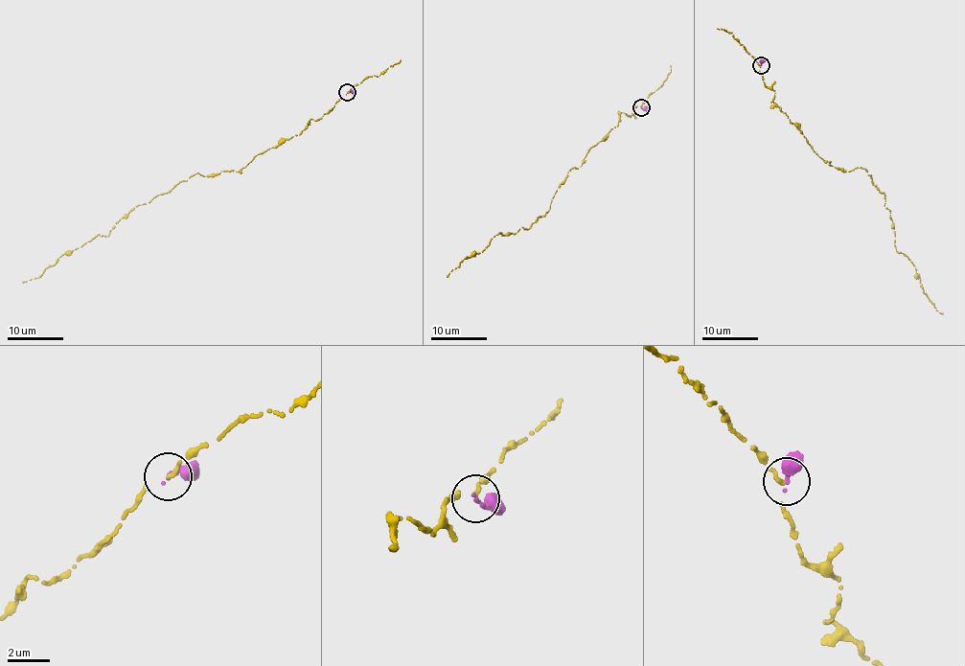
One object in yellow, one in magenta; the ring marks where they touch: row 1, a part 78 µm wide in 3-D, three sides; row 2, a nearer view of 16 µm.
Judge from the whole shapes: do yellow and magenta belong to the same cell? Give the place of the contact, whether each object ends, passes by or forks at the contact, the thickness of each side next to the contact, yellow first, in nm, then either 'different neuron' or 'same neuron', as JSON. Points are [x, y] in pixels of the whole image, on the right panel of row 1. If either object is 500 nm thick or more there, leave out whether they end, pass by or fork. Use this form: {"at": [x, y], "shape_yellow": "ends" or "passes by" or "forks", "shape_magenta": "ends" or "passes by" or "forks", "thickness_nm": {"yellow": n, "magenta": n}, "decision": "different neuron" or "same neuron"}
{"at": [761, 65], "shape_yellow": "passes by", "shape_magenta": "ends", "thickness_nm": {"yellow": 140, "magenta": 220}, "decision": "different neuron"}

